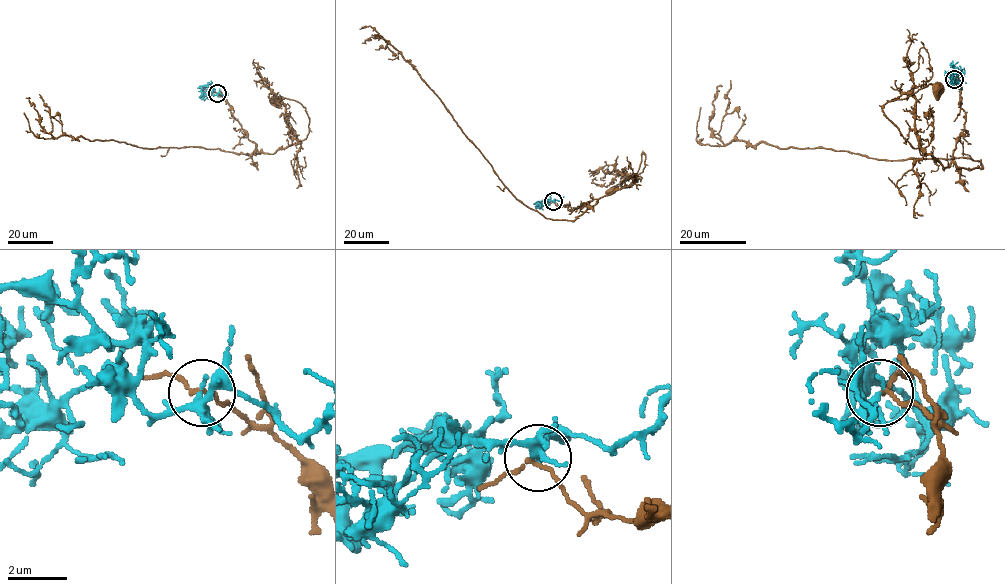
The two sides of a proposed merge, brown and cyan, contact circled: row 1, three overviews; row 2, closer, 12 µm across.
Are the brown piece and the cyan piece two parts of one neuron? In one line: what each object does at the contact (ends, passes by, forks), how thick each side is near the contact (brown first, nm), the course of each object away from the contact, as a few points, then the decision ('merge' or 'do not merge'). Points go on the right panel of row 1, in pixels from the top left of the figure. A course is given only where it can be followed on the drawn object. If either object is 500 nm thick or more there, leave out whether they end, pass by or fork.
brown passes by | cyan forks | 120/200 nm | brown via (955, 79), (960, 83), (965, 121), (945, 168), (913, 147), (882, 110), (931, 84), (939, 91) | cyan via (954, 79), (953, 82), (955, 78), (960, 81), (964, 67) | do not merge

